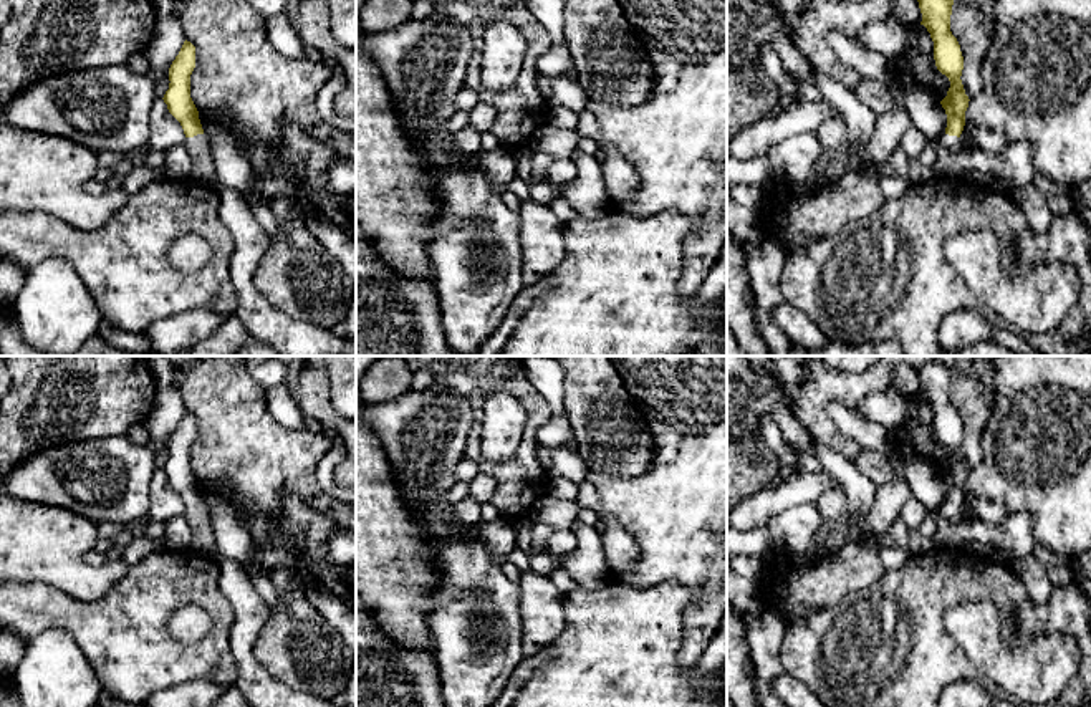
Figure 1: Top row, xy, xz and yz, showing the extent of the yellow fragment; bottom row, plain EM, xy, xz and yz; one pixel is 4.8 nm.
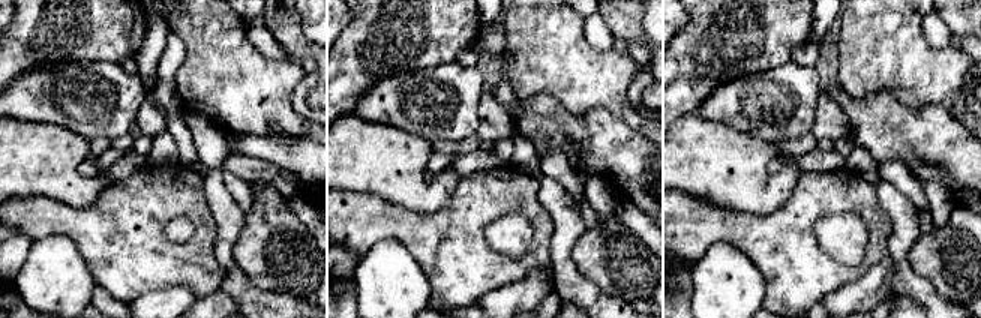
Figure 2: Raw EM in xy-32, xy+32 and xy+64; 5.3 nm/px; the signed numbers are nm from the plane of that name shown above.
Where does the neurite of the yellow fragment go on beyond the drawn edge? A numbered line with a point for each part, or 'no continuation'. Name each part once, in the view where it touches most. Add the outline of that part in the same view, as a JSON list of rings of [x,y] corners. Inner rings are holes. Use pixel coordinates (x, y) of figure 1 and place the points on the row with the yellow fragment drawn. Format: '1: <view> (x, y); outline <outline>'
1: xy (202, 169); outline [[[205,134],[185,137],[184,146],[190,154],[190,179],[209,184],[212,189],[219,190],[220,184],[217,180],[217,171]]]

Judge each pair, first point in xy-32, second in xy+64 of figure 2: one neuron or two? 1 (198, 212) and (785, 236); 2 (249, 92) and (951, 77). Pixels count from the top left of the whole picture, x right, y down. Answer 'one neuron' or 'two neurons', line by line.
1: one neuron
2: one neuron

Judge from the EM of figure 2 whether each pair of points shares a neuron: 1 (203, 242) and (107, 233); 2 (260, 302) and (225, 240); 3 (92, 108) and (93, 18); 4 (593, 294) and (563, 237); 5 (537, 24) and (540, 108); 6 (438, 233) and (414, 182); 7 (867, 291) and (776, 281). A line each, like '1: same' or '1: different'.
1: same
2: same
3: different
4: same
5: different
6: different
7: different

